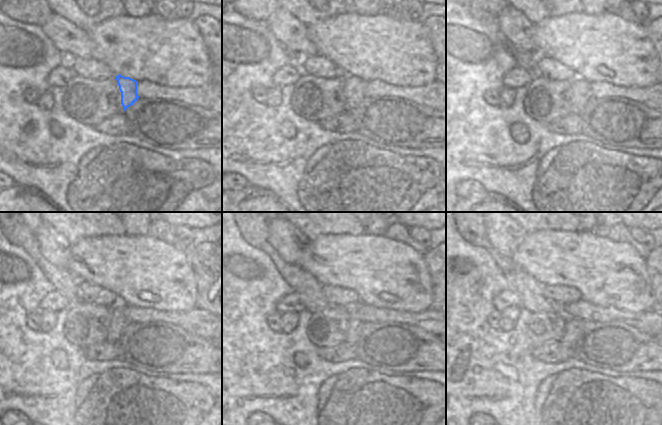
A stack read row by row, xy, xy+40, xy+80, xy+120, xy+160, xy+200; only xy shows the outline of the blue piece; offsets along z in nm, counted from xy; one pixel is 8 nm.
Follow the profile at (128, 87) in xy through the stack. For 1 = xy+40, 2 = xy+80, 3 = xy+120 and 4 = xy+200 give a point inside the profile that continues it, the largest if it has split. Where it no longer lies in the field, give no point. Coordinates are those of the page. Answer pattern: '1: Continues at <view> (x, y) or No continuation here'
1: Continues at xy+40 (354, 87)
2: Continues at xy+80 (579, 88)
3: Continues at xy+120 (128, 320)
4: Continues at xy+200 (572, 332)

